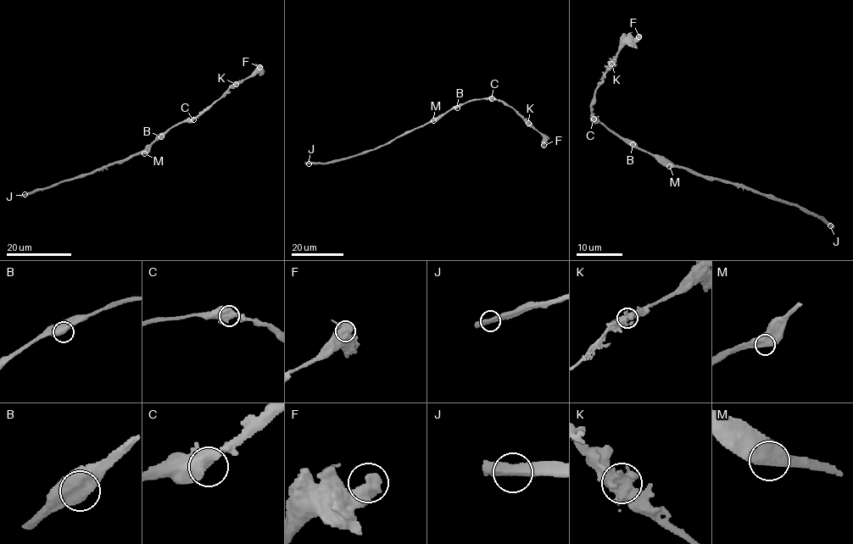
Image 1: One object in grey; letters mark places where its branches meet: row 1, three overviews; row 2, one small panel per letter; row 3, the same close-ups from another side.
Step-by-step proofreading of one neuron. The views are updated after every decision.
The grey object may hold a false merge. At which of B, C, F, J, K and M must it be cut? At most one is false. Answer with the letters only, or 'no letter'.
no letter

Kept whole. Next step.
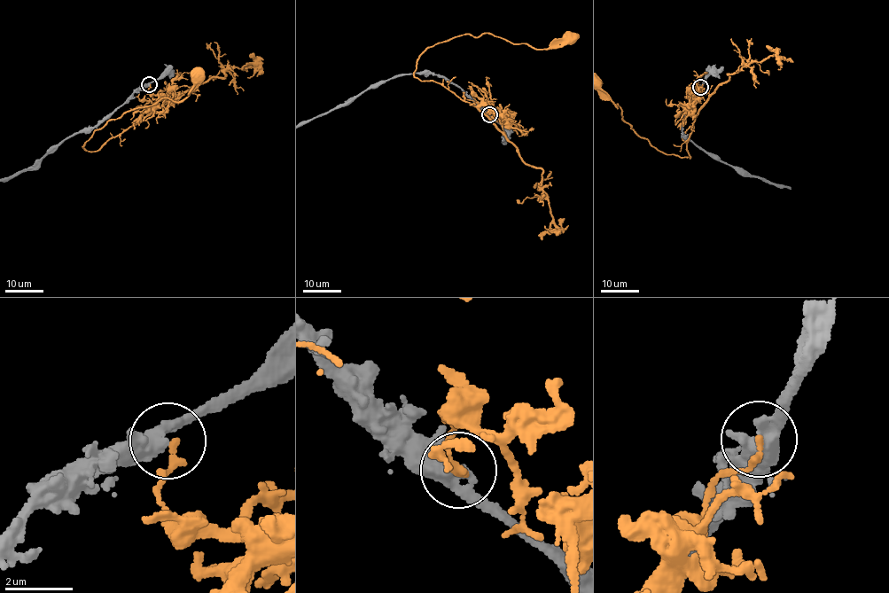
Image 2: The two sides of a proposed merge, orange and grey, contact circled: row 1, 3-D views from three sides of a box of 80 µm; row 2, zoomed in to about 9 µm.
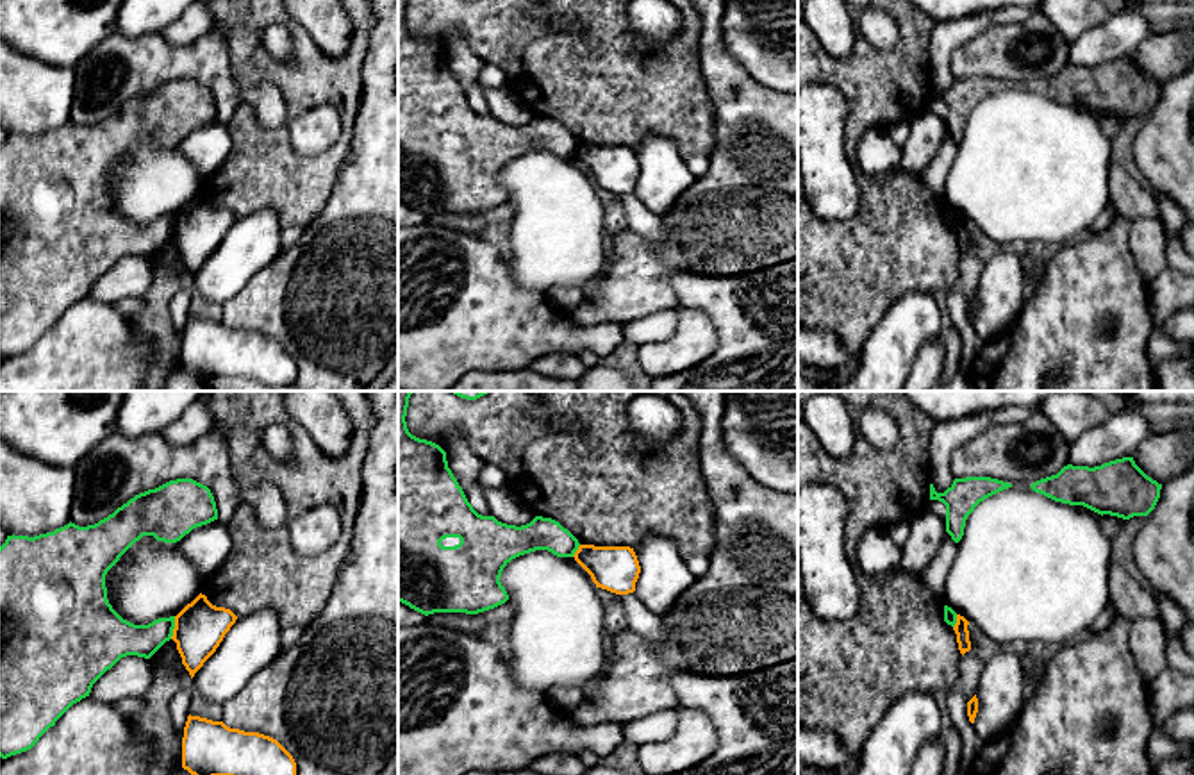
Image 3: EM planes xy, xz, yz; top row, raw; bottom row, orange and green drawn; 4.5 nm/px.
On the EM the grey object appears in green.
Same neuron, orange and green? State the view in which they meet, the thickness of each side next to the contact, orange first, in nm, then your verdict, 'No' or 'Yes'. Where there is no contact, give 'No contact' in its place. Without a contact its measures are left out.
Touches orange in xy. Thickness 220 nm (orange) against 160 nm. No

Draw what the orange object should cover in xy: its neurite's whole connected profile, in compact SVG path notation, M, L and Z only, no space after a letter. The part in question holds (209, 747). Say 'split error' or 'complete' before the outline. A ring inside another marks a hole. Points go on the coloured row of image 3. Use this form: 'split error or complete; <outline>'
complete; M191 714L182 768L191 775L296 775L293 755L277 739Z

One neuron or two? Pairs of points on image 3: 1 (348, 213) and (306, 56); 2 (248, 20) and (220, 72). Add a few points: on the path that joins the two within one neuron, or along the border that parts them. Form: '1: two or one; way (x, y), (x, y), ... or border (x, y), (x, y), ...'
1: two; border (354, 134), (329, 200), (320, 211)
2: two; border (215, 25), (234, 79), (257, 86)

